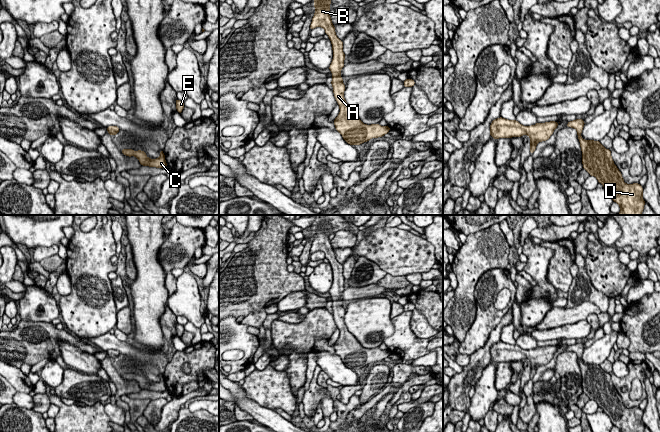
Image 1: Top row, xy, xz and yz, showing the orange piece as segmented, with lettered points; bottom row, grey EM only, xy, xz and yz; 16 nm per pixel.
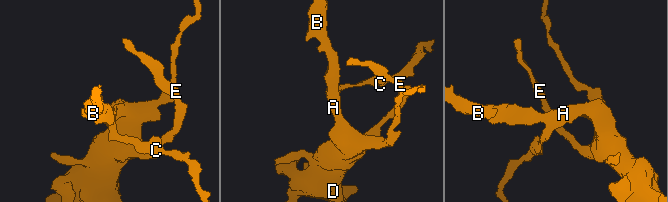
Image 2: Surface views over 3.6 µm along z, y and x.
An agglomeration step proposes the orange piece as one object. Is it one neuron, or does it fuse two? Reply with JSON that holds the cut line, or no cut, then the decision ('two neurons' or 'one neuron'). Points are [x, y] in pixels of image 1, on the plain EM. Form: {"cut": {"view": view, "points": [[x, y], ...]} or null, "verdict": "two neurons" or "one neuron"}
{"cut": null, "verdict": "one neuron"}

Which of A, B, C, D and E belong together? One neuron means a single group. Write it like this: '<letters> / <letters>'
A B C D E

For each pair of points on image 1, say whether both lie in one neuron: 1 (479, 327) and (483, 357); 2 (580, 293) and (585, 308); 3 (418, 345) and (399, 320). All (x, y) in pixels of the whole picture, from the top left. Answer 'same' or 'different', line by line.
1: different
2: different
3: same

